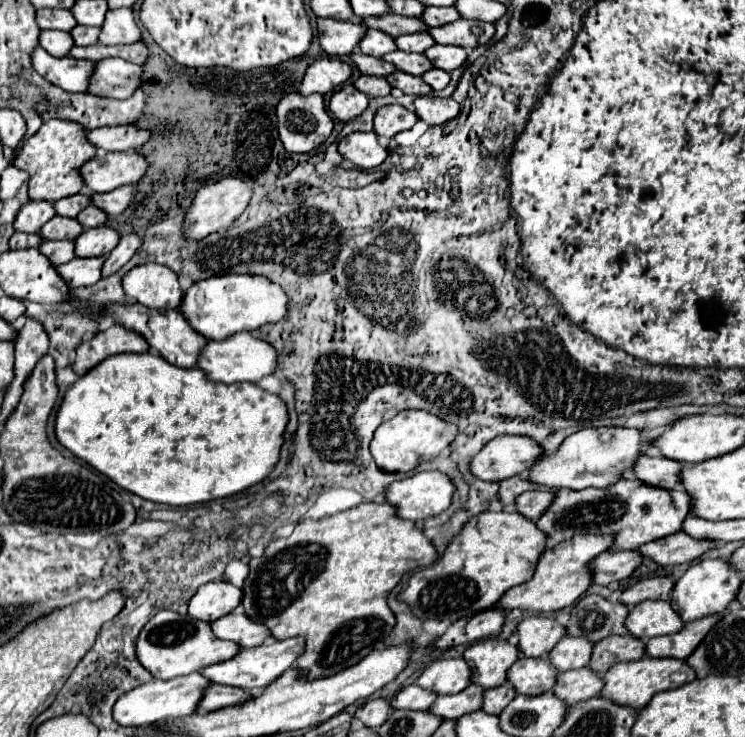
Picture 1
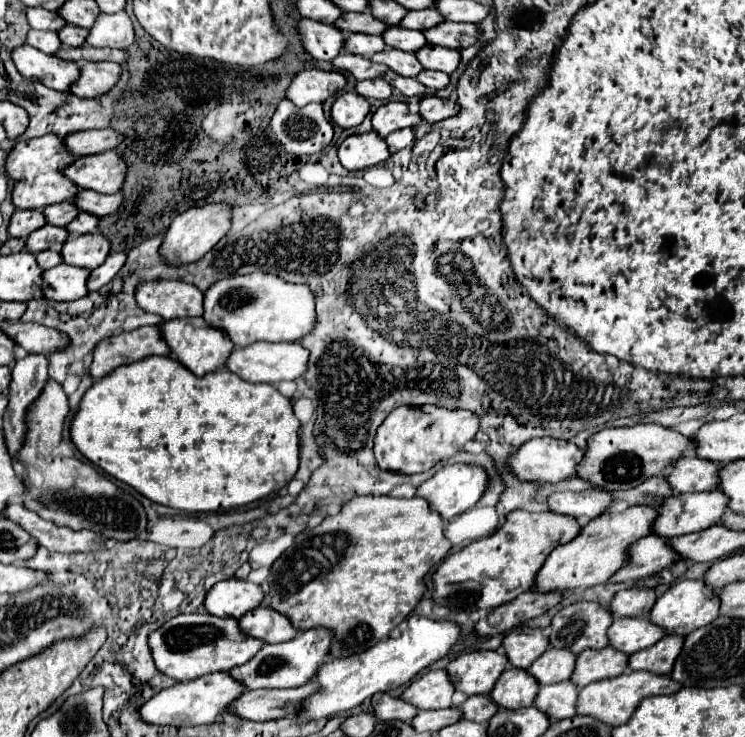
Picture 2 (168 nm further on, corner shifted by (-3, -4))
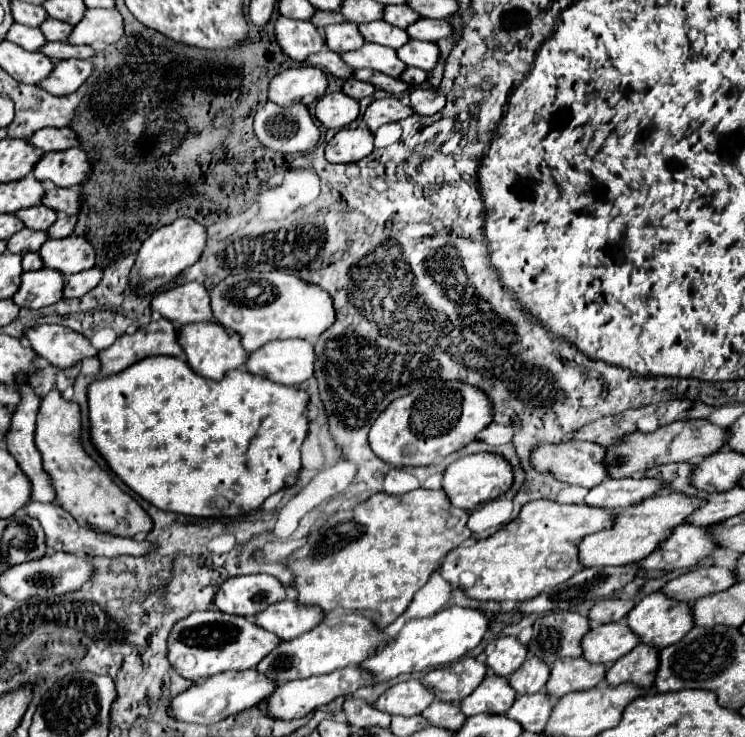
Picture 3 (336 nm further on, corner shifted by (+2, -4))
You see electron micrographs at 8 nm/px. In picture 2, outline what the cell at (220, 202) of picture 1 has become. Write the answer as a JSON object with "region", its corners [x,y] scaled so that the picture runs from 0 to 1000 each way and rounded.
{"region":[[[278,277],[278,280],[254,282],[251,288],[232,296],[232,301],[216,328],[213,347],[227,361],[246,361],[246,358],[264,355],[305,318],[307,307],[310,307],[310,282],[305,277]]]}

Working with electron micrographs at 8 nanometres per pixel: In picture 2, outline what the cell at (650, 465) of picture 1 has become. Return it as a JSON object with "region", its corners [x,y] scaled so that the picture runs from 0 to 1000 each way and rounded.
{"region":[[[928,619],[928,621],[914,621],[911,627],[906,627],[895,651],[906,670],[933,668],[933,665],[960,665],[962,638],[968,638],[965,627]]]}

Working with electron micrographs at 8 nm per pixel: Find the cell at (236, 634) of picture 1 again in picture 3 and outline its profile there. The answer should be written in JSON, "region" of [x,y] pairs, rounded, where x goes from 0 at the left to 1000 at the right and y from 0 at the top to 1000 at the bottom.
{"region":[[[376,814],[346,830],[341,836],[341,847],[370,860],[376,868],[392,868],[421,852],[432,839],[435,833],[424,822],[408,825],[397,822],[392,814]]]}

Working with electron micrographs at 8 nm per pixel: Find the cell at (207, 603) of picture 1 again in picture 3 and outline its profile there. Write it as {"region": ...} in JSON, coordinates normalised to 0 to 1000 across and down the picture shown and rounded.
{"region":[[[311,782],[293,798],[287,809],[287,822],[303,833],[336,839],[381,809],[384,803],[368,782]]]}

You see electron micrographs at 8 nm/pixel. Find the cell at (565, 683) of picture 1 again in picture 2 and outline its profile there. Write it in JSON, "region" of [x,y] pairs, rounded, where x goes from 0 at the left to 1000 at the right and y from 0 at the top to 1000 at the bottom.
{"region":[[[758,923],[740,931],[726,931],[723,942],[715,950],[715,958],[737,972],[737,977],[756,977],[772,972],[772,953],[774,953],[777,934]]]}

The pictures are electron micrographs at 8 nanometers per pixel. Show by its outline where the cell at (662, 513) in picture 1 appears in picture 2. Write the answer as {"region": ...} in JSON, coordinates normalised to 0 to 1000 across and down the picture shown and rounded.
{"region":[[[968,665],[906,670],[882,687],[885,700],[877,722],[893,730],[928,725],[962,711],[962,703],[976,692],[979,676]]]}

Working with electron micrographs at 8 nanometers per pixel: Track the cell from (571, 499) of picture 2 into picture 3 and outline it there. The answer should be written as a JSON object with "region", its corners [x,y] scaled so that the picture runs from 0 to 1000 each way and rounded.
{"region":[[[835,649],[835,651],[811,651],[797,659],[784,684],[811,692],[830,692],[848,684],[856,684],[889,665],[883,651],[875,649]]]}

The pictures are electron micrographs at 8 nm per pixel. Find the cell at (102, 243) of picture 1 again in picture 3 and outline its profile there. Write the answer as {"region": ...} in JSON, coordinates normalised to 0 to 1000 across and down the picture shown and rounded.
{"region":[[[91,320],[83,326],[62,326],[54,339],[62,364],[72,364],[86,374],[118,366],[126,361],[126,334],[107,320]]]}

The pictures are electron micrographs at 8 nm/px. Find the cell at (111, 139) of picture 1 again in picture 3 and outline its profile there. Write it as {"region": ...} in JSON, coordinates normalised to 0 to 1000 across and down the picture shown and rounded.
{"region":[[[59,174],[51,176],[38,193],[56,206],[83,206],[107,198],[102,179],[94,174]]]}

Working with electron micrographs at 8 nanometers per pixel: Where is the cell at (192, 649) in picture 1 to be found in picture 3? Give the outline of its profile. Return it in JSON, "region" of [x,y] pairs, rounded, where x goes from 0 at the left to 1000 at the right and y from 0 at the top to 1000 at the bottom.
{"region":[[[293,828],[258,830],[252,839],[239,841],[228,855],[226,898],[244,920],[268,925],[293,912],[341,906],[344,898],[349,898],[349,893],[373,874],[376,866],[349,855],[349,849],[328,836],[311,836]]]}

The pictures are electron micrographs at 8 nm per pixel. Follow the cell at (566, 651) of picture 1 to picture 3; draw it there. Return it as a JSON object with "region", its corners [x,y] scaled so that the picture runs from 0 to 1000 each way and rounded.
{"region":[[[714,890],[682,923],[690,931],[690,936],[695,939],[695,944],[701,944],[701,942],[728,939],[733,934],[736,920],[738,920],[738,904],[730,896]]]}

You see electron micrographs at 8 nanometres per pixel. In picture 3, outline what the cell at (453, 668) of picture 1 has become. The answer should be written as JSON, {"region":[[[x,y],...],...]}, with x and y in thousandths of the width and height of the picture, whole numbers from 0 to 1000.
{"region":[[[545,923],[521,934],[502,955],[507,958],[507,963],[526,972],[558,972],[566,969],[583,953],[583,947],[583,939],[564,923]]]}

